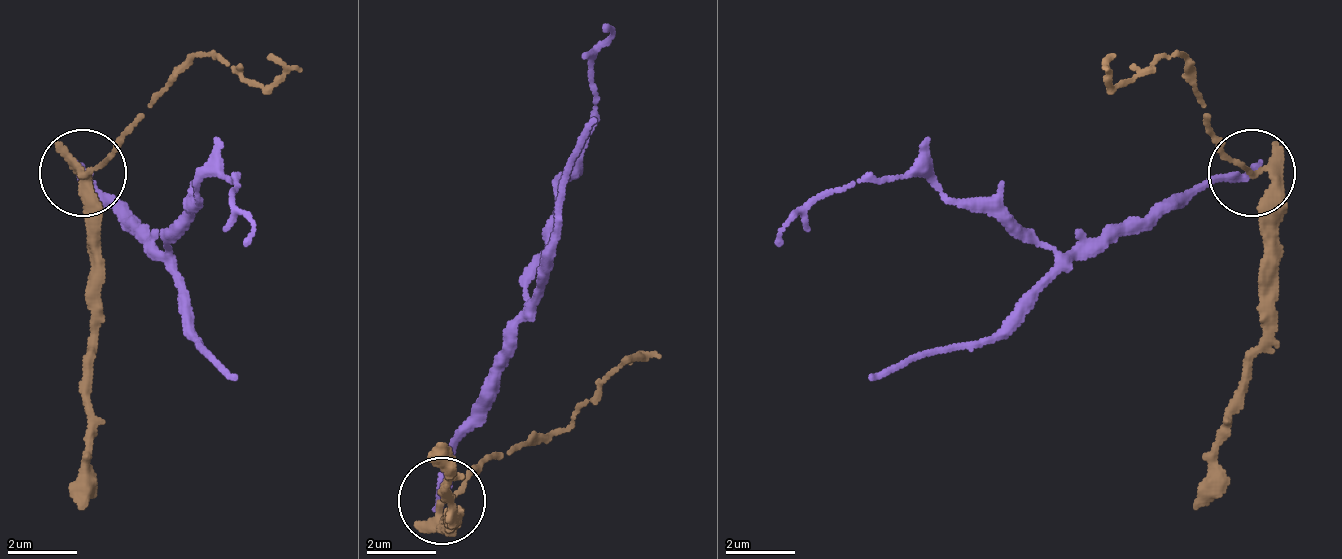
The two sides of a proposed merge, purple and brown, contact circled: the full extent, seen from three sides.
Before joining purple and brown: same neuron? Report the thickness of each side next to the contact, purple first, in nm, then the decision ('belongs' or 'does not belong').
calibres 280 and 170 nm; does not belong

